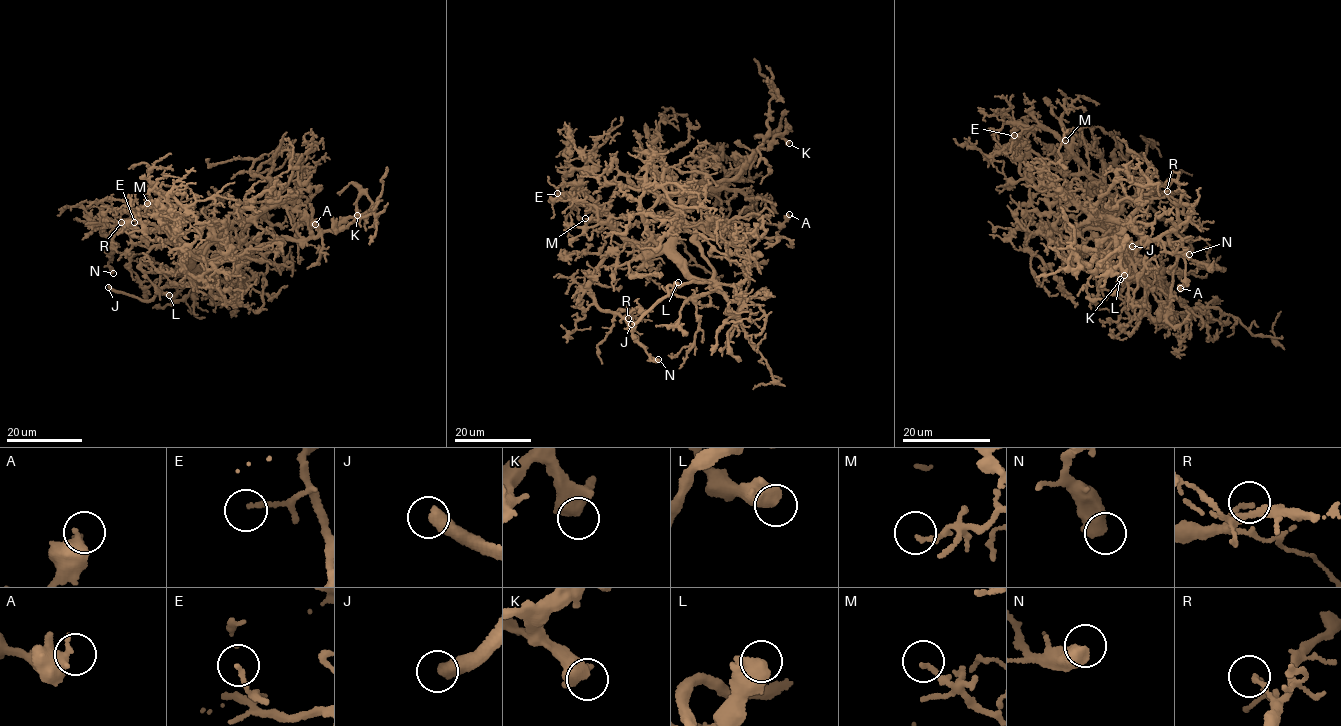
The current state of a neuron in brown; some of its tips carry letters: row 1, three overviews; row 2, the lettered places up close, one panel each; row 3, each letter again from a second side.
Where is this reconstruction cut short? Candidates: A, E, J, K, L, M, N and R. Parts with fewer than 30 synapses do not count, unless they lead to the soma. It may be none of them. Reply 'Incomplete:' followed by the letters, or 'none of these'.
Incomplete: J

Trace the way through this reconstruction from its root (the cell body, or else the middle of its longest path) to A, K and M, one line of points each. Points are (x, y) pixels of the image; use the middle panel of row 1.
A: (678, 215), (689, 184), (705, 182), (737, 188), (768, 224), (777, 225), (789, 214)
K: (678, 215), (689, 184), (705, 182), (723, 187), (760, 149), (771, 146), (775, 136), (789, 143)
M: (678, 215), (666, 243), (650, 252), (615, 229), (607, 213), (585, 218)

